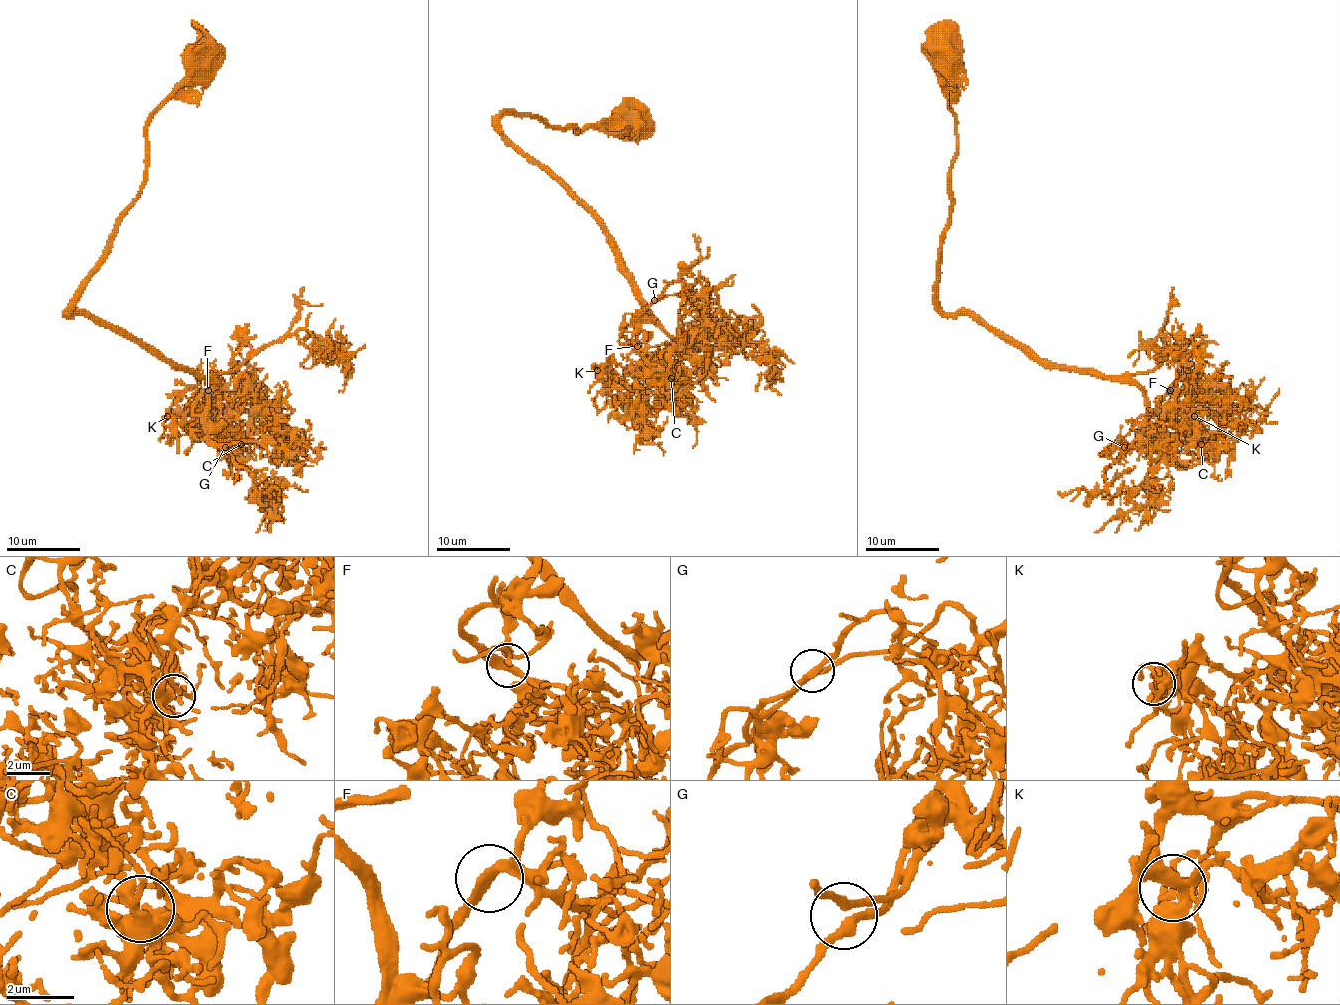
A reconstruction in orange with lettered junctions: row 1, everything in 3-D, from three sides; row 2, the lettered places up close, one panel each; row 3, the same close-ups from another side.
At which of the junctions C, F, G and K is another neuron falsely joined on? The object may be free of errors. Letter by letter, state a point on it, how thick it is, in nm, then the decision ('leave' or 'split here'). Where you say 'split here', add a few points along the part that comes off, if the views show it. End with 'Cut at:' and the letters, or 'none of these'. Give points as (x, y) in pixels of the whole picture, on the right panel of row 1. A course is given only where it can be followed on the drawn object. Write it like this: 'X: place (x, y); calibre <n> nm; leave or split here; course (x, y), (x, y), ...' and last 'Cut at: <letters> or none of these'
C: place (1201, 444); calibre 480 nm; leave
F: place (1170, 390); calibre 320 nm; leave
G: place (1124, 447); calibre 280 nm; leave
K: place (1194, 416); calibre 280 nm; leave
Cut at: none of these

